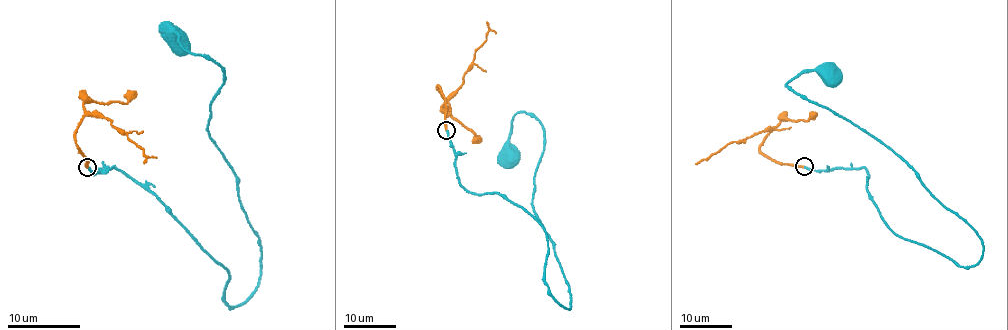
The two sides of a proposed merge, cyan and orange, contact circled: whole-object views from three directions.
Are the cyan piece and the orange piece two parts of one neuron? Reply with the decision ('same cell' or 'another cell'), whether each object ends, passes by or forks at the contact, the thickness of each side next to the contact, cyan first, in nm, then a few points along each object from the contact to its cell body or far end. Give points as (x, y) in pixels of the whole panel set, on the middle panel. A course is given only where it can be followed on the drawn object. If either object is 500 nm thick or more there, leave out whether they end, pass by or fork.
another cell | cyan ends | orange ends | 200/240 nm | cyan via (447, 130), (458, 182), (542, 227), (545, 283), (570, 309), (532, 205), (535, 117), (513, 117), (507, 154) | orange via (445, 130), (445, 100), (437, 86), (445, 99), (461, 85), (475, 51), (487, 38), (487, 21)

